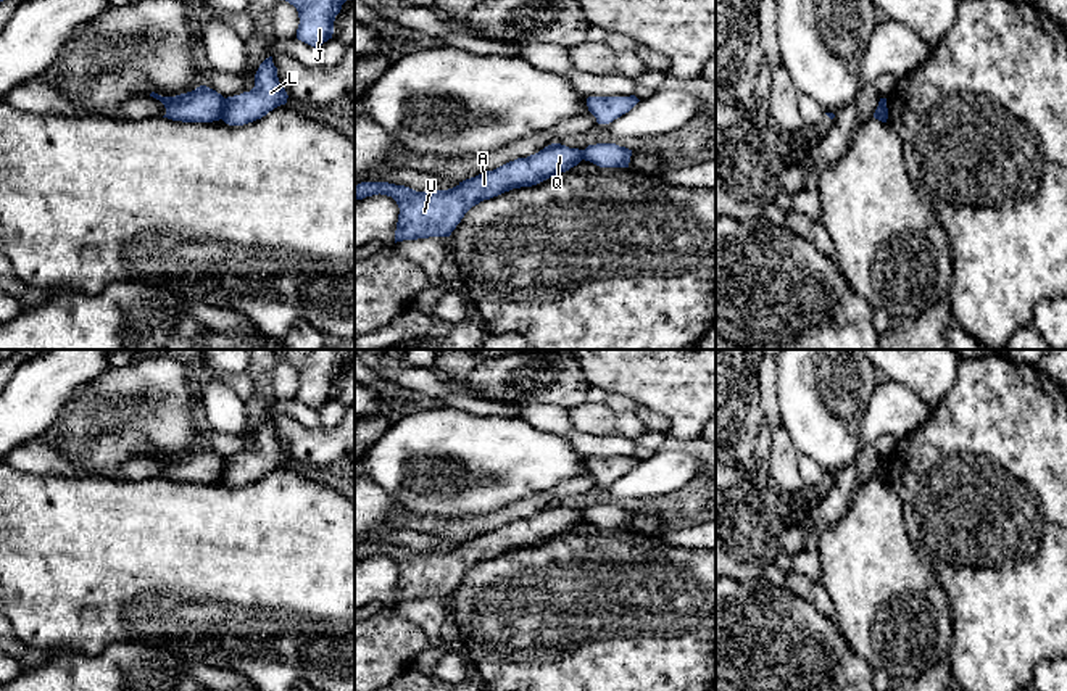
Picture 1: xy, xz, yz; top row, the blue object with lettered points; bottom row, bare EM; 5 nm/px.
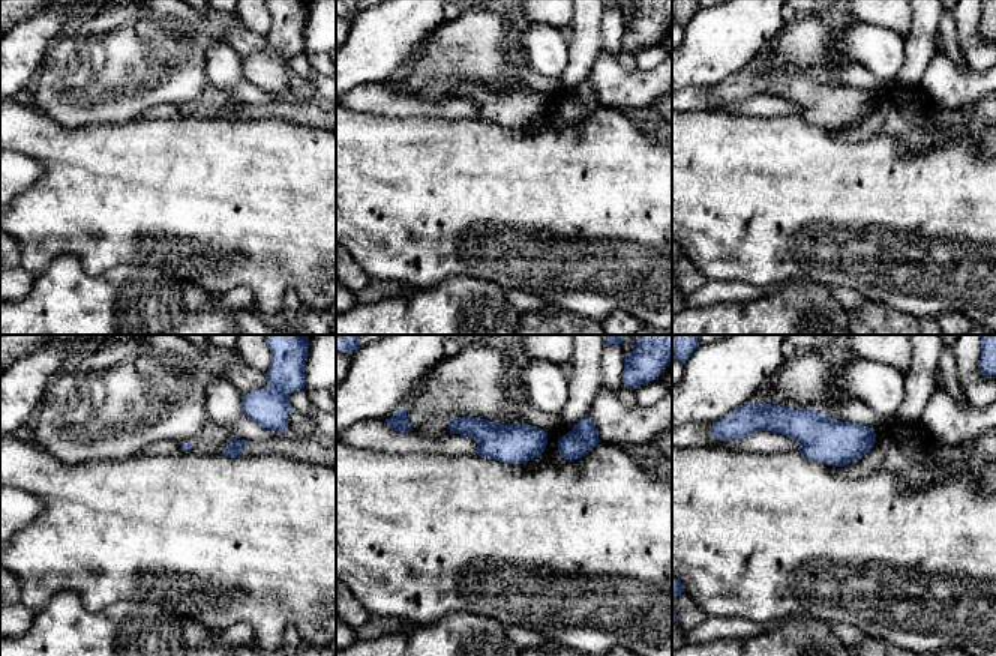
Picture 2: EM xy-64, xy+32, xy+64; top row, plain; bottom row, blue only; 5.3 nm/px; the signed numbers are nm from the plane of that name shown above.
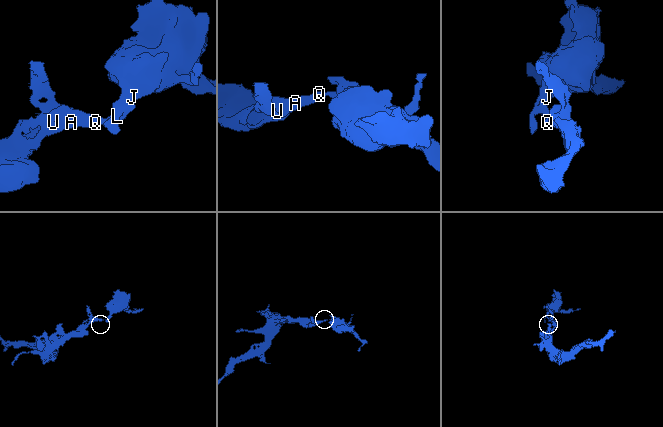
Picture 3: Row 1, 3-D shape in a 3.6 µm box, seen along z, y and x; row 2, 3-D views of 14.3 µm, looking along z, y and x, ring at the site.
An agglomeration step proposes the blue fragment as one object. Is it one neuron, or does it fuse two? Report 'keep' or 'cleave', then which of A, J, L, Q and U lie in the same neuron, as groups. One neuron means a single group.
cleave; A Q U / J L

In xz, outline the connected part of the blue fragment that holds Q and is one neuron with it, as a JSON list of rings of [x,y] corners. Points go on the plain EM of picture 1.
[[[551,504],[535,515],[509,522],[493,532],[466,540],[448,551],[416,552],[388,543],[361,543],[355,548],[355,561],[380,554],[396,562],[400,575],[395,604],[450,598],[464,575],[480,562],[513,549],[537,546],[569,532],[582,520],[582,511]]]

